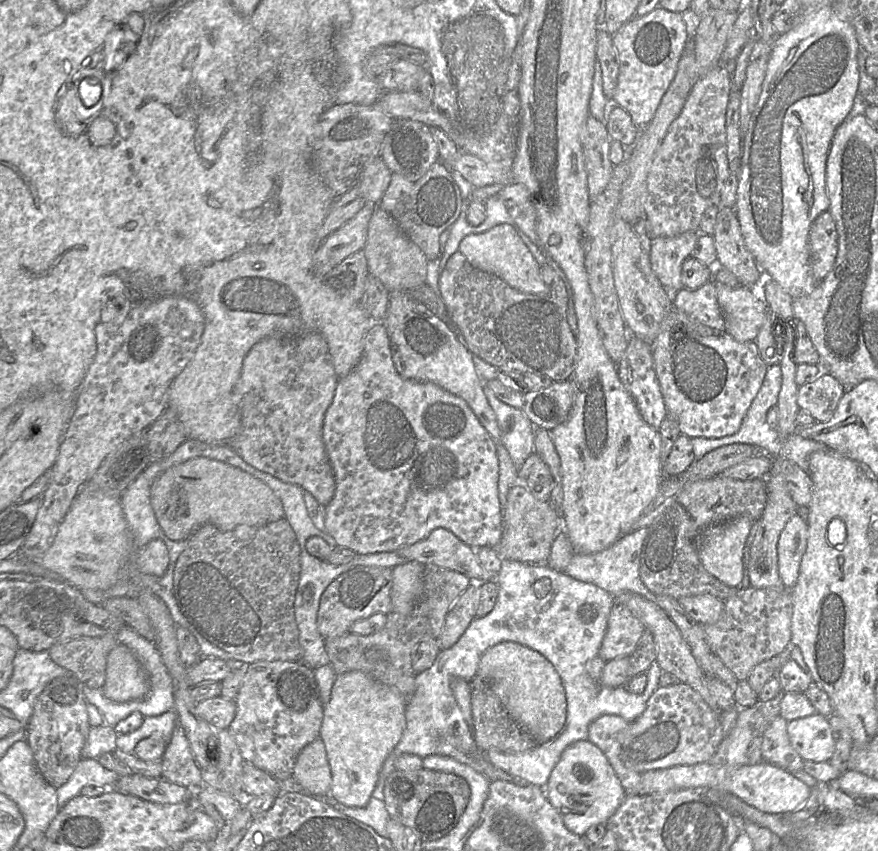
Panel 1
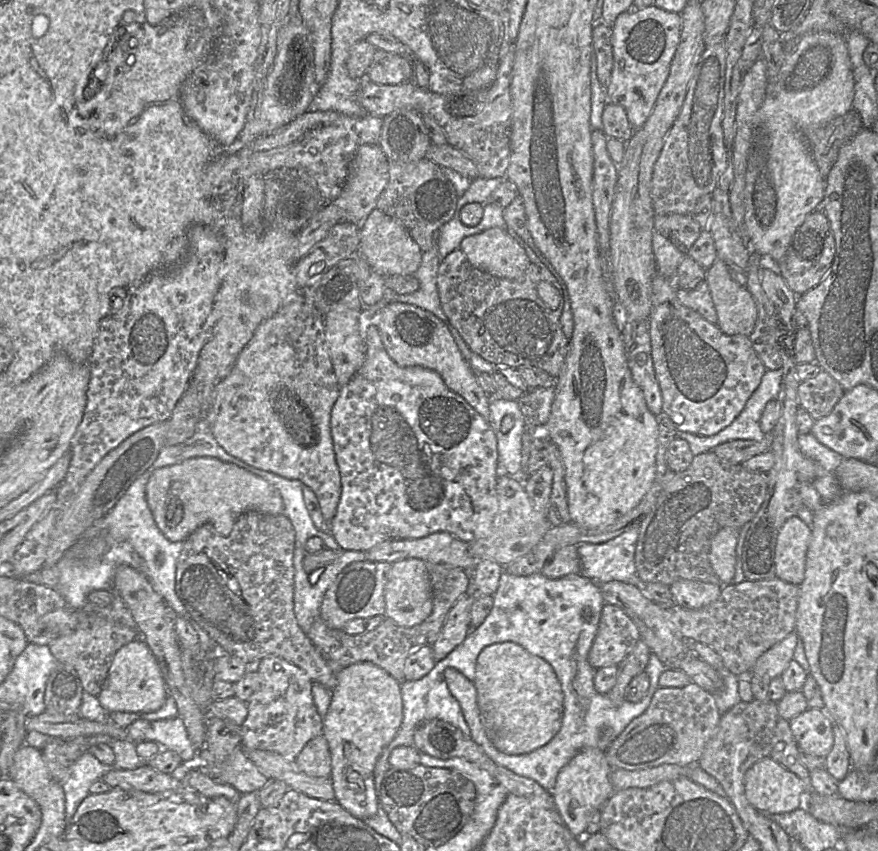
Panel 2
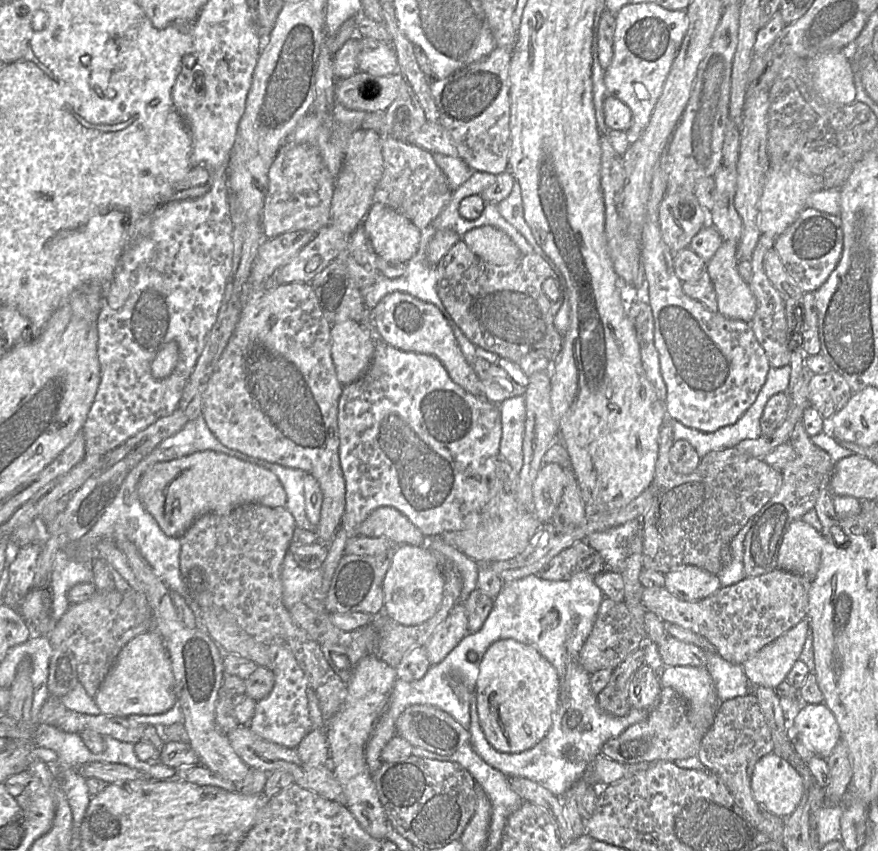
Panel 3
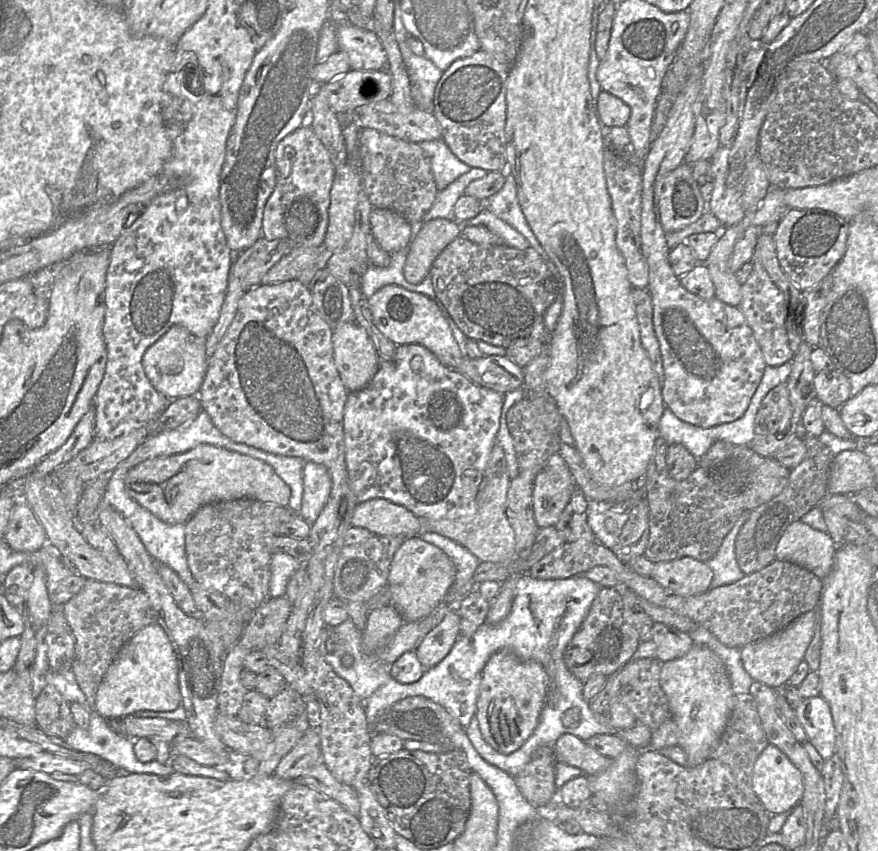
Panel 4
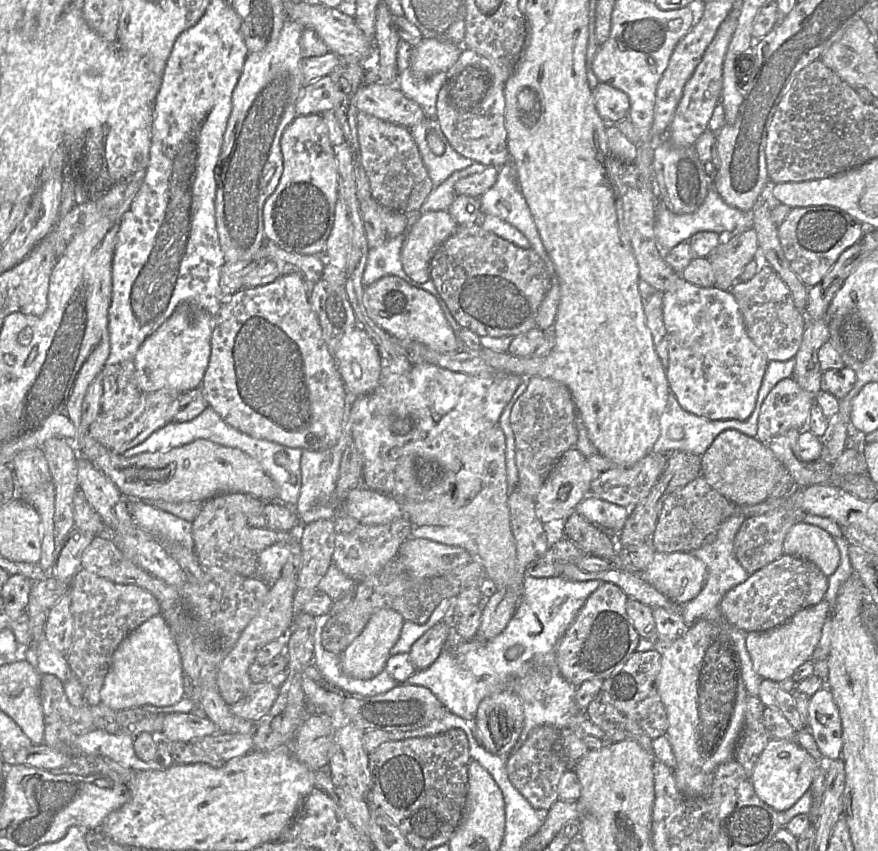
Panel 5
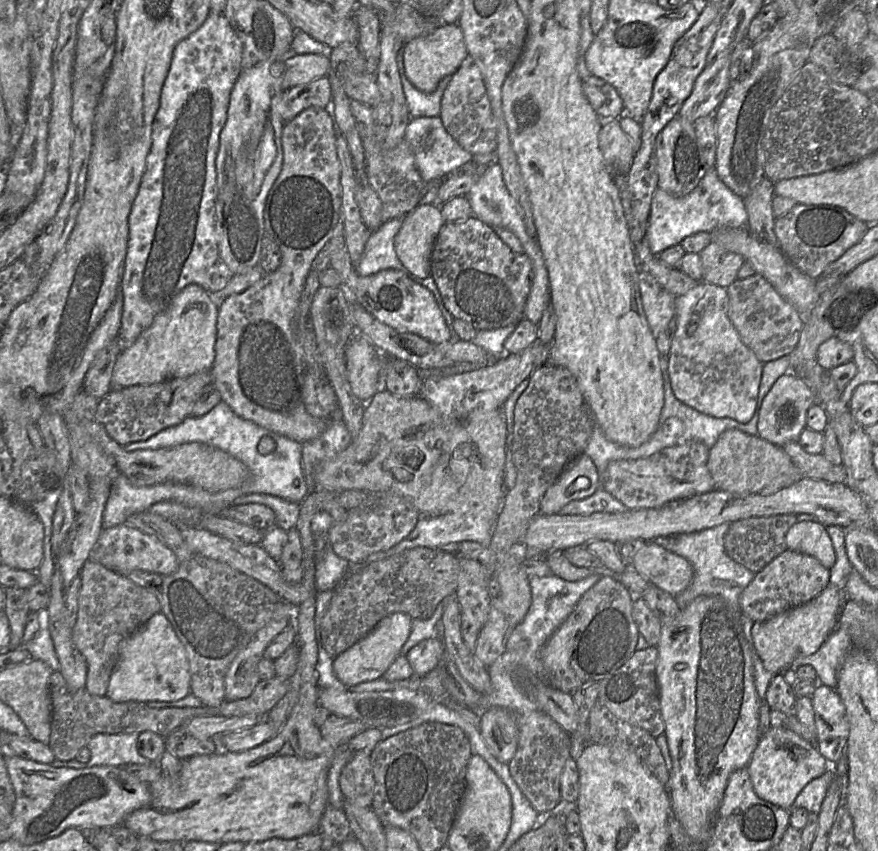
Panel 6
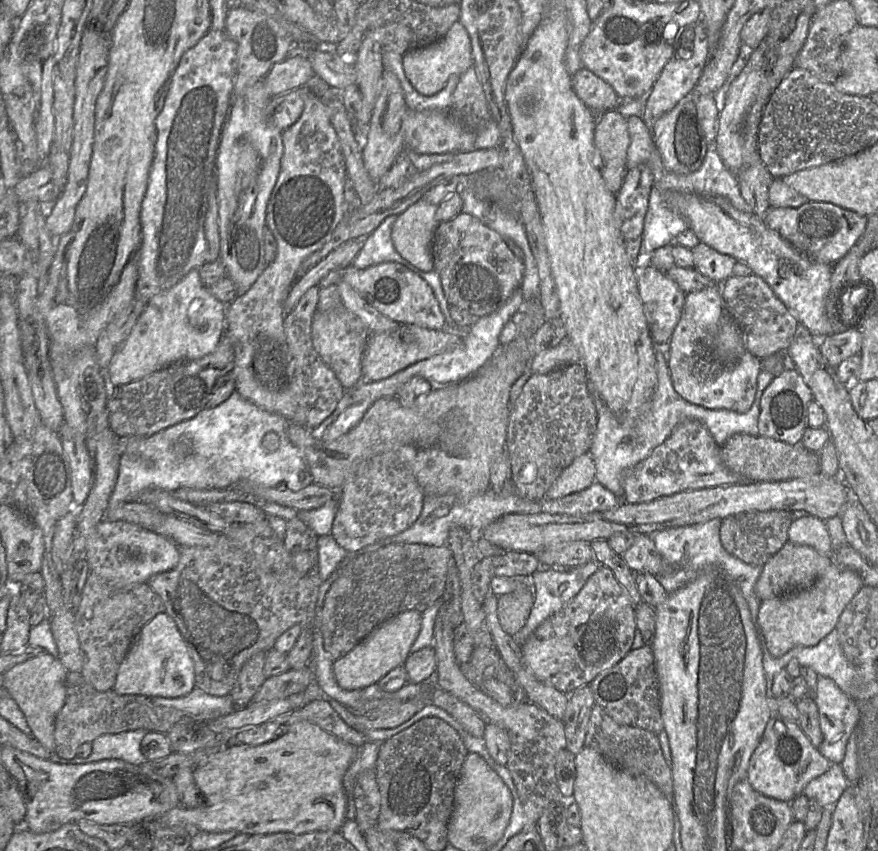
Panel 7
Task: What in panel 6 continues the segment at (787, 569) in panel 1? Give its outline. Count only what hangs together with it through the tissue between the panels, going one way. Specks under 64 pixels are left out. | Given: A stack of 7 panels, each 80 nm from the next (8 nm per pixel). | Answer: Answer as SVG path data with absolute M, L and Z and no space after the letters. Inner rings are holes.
M796 522L787 531L785 542L787 549L812 556L827 569L835 564L836 555L831 538L826 527L819 522Z

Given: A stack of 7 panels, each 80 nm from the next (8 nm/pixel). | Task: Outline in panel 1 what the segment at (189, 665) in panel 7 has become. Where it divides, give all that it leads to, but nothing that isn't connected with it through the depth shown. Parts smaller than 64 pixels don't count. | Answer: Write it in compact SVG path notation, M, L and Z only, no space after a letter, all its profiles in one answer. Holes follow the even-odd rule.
M118 645L107 656L104 695L116 702L144 698L150 689L148 675L133 652Z

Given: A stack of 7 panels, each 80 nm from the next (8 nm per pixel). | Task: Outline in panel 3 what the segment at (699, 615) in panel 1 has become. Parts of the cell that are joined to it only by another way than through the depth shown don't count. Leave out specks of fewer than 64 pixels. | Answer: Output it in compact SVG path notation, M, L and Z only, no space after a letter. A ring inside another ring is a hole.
M692 565L670 571L664 579L664 587L671 594L688 602L707 598L722 587L715 574Z

